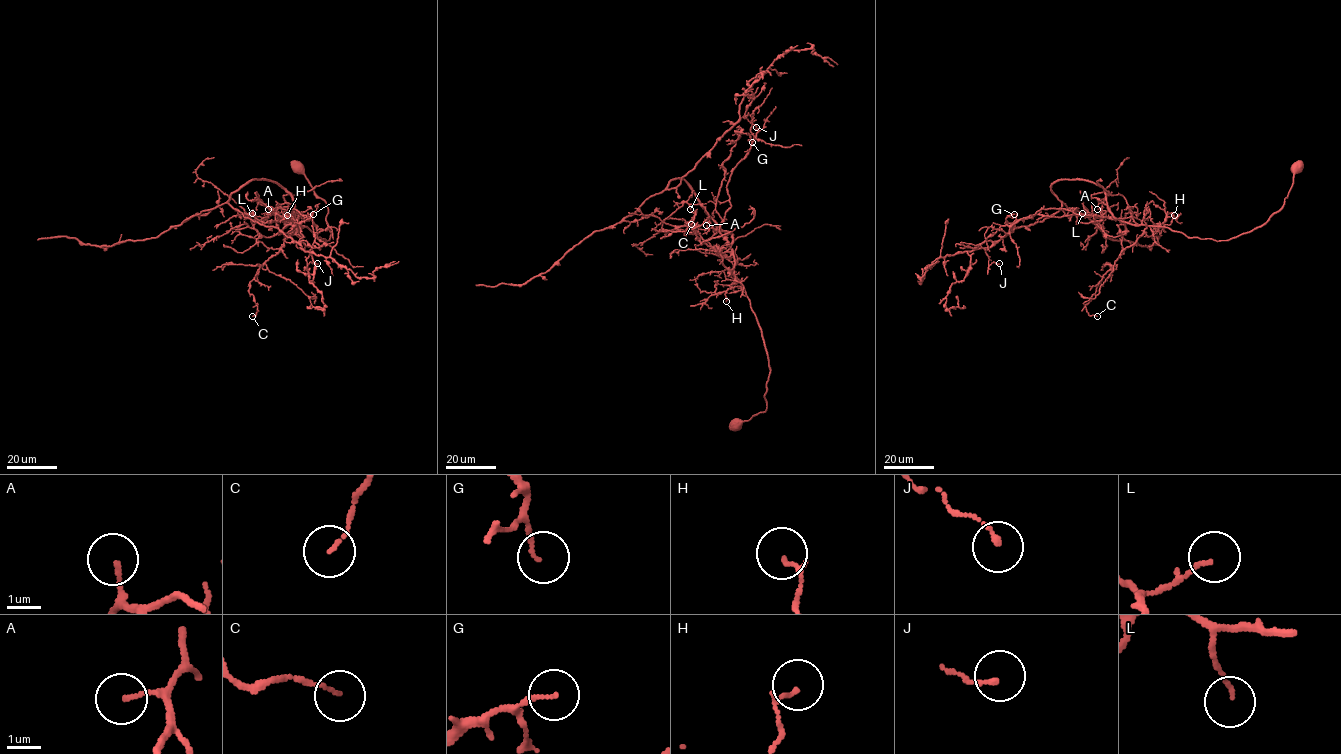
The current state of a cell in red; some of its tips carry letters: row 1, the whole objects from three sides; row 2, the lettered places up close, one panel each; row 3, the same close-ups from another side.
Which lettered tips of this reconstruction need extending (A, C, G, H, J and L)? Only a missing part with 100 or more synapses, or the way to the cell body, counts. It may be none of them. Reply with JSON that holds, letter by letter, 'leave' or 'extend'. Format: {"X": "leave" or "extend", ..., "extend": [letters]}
{"A": "leave", "C": "leave", "G": "leave", "H": "leave", "J": "leave", "L": "leave", "extend": []}

